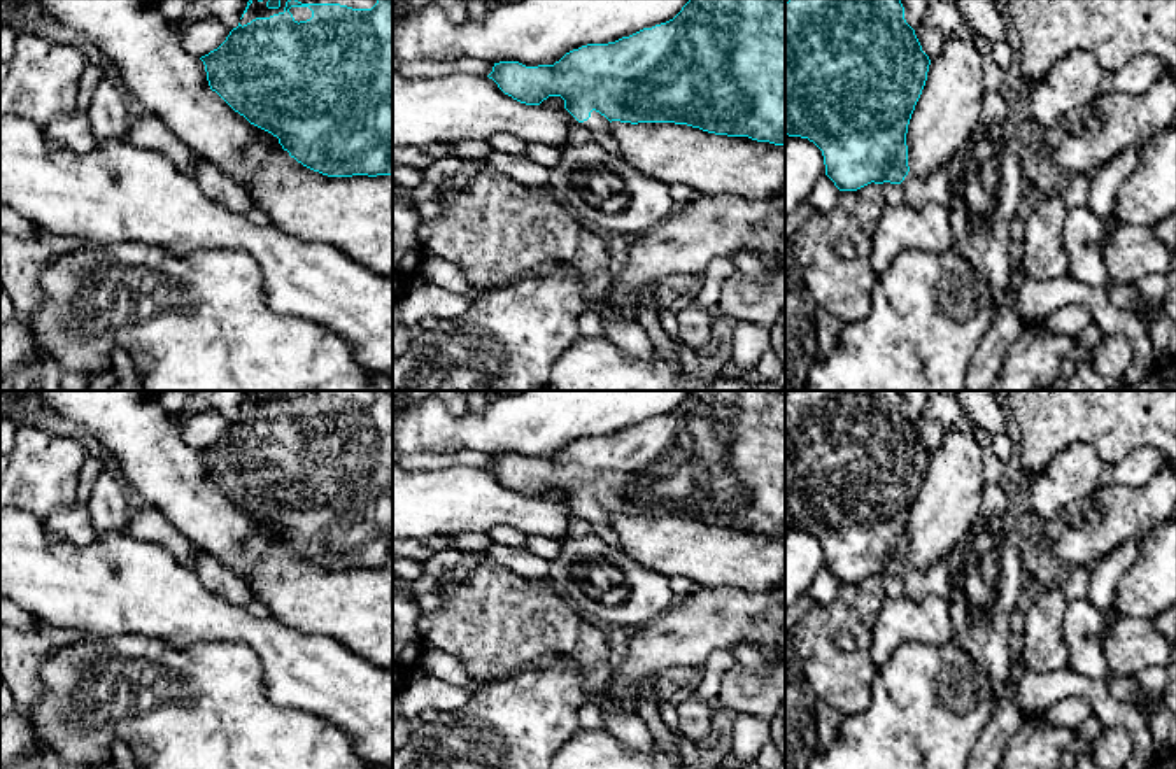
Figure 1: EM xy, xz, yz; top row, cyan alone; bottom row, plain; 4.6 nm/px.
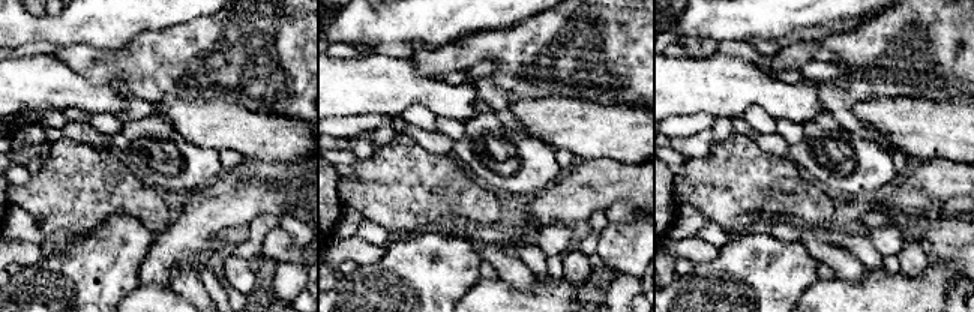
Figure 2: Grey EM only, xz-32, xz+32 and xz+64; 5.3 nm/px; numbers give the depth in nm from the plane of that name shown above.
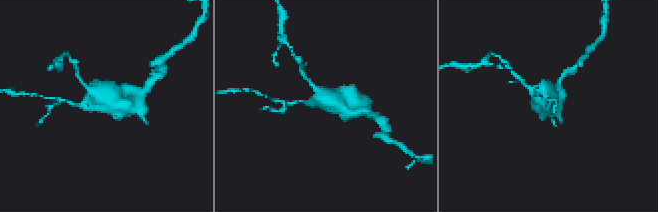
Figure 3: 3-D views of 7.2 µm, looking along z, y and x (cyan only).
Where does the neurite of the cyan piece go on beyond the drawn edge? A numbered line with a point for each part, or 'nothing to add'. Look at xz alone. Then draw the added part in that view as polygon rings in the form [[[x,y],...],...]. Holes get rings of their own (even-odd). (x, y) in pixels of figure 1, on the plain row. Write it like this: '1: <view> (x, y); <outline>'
1: xz (596, 515); [[[592,503],[591,510],[582,515],[587,522],[591,522],[596,527],[596,533],[613,548],[620,550],[620,543],[617,540],[617,534],[610,531],[606,526],[610,522],[610,513],[601,508],[599,504]]]

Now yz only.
1: yz (919, 584); [[[945,561],[934,562],[929,569],[917,569],[908,564],[901,575],[904,594],[915,601],[925,601],[931,596],[950,596],[952,578]]]

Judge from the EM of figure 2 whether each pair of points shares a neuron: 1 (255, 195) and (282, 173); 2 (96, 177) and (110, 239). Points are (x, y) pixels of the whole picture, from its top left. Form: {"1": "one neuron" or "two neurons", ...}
{"1": "one neuron", "2": "two neurons"}

